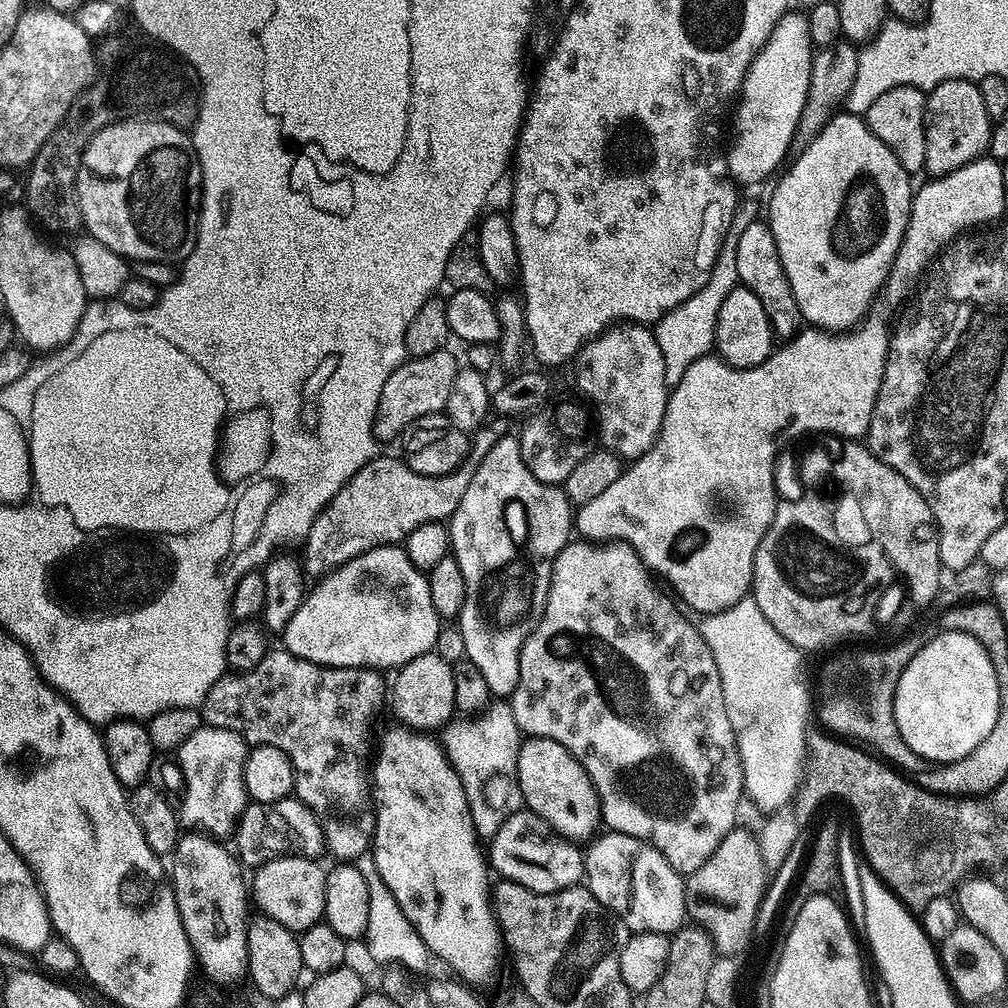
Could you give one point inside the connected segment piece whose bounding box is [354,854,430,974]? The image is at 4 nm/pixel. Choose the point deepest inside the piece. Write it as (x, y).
(392, 939)

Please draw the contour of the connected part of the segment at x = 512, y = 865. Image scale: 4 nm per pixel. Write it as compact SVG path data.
M527 810L511 812L498 826L498 830L490 838L489 846L486 848L486 856L491 867L500 871L499 875L506 880L513 880L522 886L526 886L535 892L557 892L563 888L570 888L579 885L584 880L584 858L579 848L573 841L555 832L538 814Z

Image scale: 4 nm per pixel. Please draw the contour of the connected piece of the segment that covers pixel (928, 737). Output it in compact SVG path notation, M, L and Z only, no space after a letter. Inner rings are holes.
M940 630L937 633L933 640L925 639L914 658L910 658L906 670L902 670L896 687L894 712L900 733L913 755L937 760L940 766L947 766L966 758L966 754L970 754L970 750L974 750L974 746L978 746L978 742L994 730L994 718L998 718L1000 709L1000 694L992 656L978 638L966 632Z

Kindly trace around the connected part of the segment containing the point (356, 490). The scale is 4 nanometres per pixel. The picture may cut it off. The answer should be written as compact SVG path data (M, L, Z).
M482 428L475 436L473 433L467 459L452 473L440 476L416 472L403 459L377 456L344 484L312 523L304 540L305 571L309 575L326 574L360 553L405 541L420 524L449 519L463 505L470 479L499 437L492 428Z

